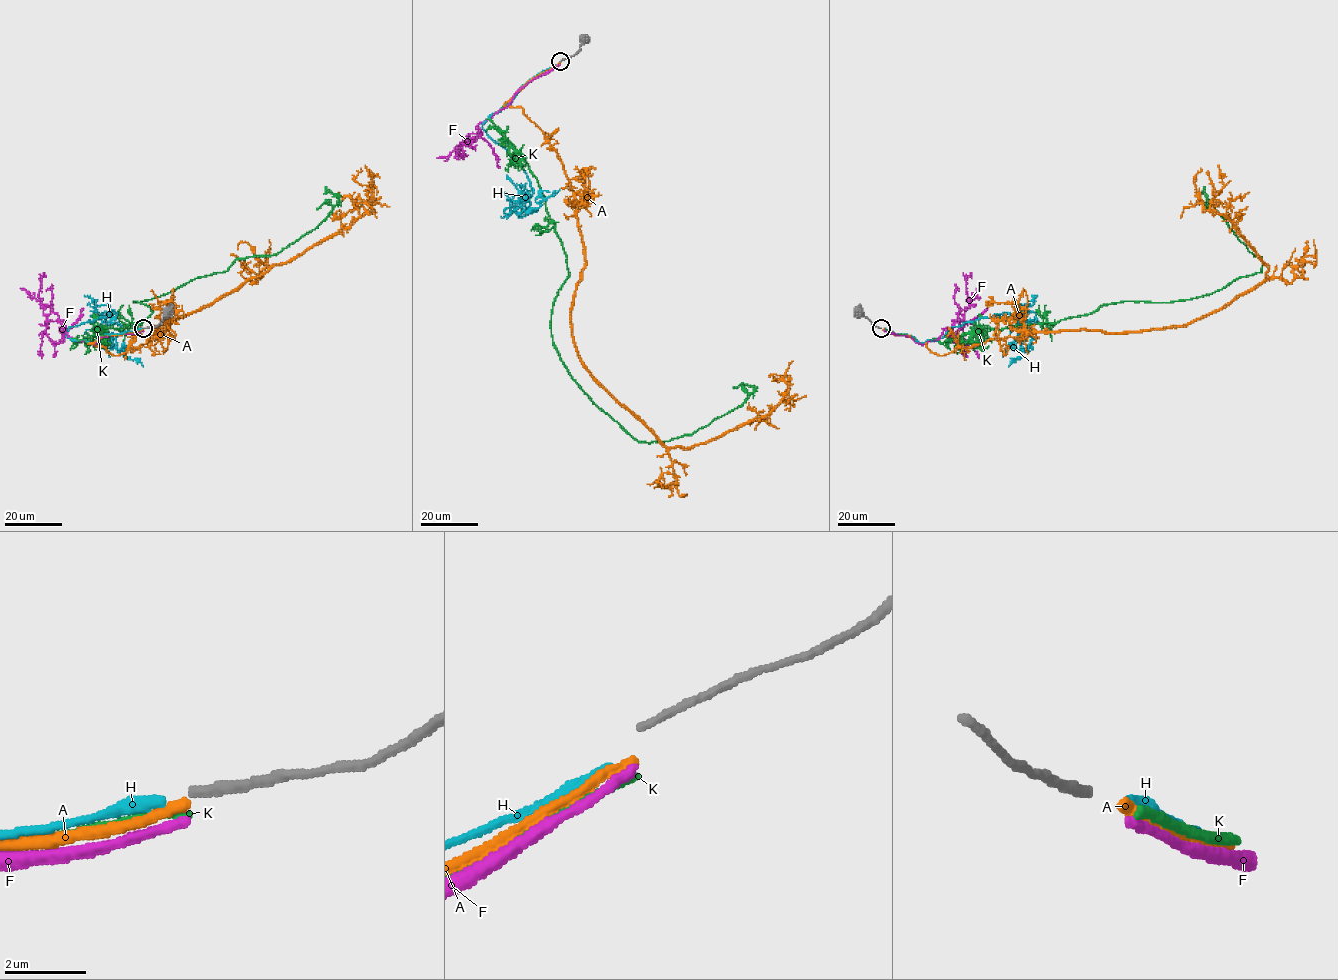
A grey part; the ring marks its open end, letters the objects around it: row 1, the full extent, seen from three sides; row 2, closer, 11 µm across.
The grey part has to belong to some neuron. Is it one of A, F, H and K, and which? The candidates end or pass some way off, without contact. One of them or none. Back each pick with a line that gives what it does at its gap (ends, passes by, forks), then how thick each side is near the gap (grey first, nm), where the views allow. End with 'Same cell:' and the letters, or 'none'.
Same cell: none

